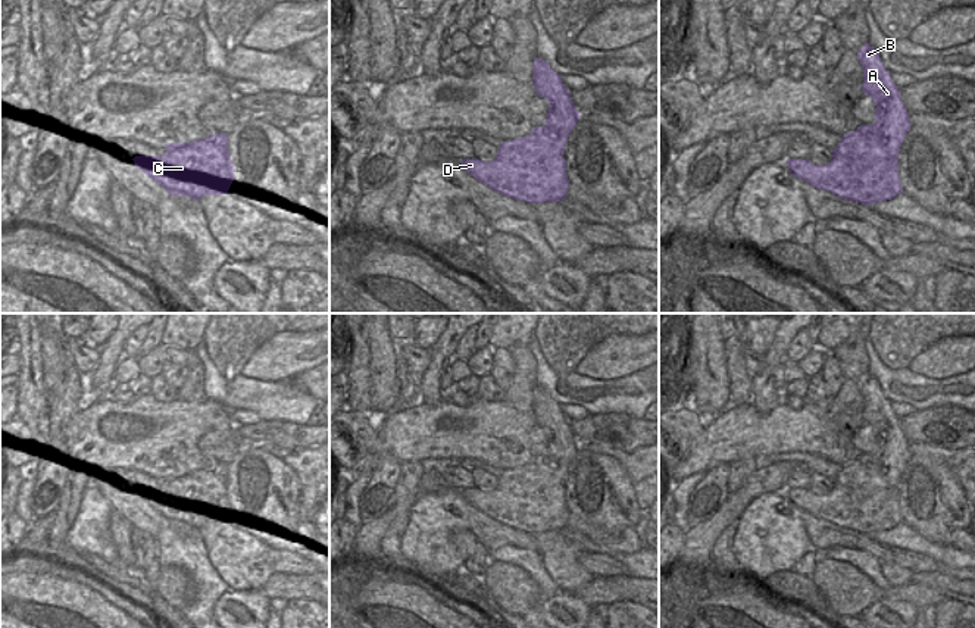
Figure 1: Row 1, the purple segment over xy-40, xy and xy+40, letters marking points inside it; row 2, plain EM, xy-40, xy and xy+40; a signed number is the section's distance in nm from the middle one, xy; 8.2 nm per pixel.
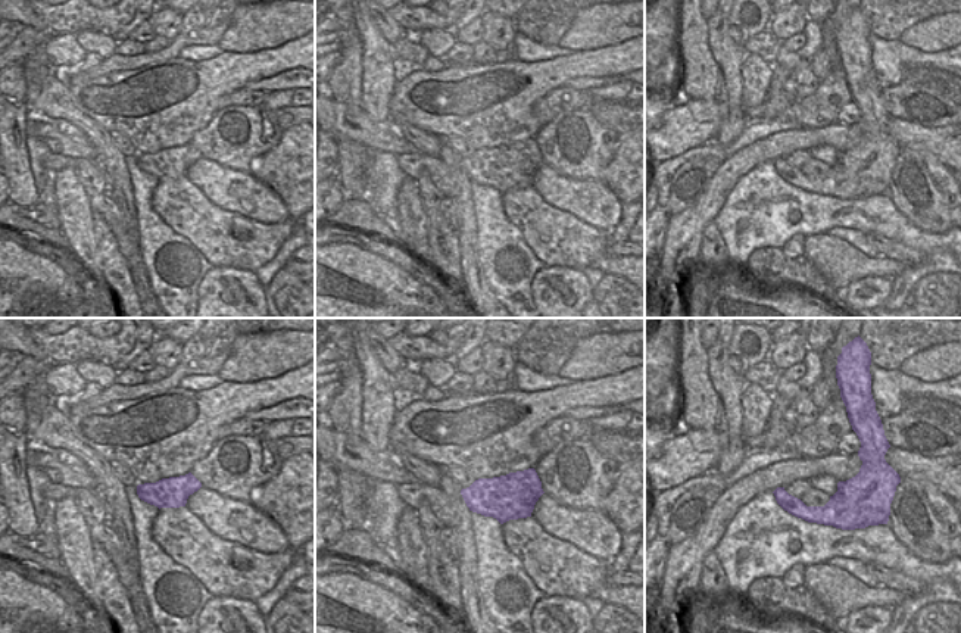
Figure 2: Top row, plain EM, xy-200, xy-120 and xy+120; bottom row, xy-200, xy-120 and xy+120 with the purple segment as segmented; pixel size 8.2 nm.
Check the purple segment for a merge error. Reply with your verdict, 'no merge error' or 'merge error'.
merge error

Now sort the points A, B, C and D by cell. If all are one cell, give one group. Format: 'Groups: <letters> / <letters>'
Groups: A B / C D

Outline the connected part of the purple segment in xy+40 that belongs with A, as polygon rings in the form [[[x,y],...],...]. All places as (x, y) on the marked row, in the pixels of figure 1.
[[[866,43],[859,49],[857,59],[863,68],[862,90],[876,106],[875,122],[878,135],[890,140],[890,154],[899,159],[899,150],[912,126],[909,112],[879,53]]]

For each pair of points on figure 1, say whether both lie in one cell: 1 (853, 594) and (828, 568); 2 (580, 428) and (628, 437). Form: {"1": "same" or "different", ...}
{"1": "same", "2": "same"}

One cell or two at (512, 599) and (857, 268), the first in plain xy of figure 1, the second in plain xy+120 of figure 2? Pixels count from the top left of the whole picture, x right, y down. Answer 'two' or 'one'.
one

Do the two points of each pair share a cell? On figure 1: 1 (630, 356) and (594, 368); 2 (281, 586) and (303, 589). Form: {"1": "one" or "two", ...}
{"1": "one", "2": "one"}

